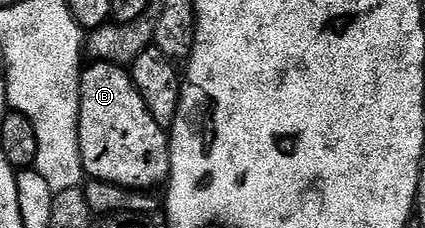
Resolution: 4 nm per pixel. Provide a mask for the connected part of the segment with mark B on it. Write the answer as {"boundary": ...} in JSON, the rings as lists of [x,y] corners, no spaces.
{"boundary":[[[91,62],[79,78],[79,145],[83,171],[90,179],[116,184],[132,190],[155,190],[171,174],[171,142],[168,133],[149,114],[145,98],[131,81],[130,71],[118,64]]]}

